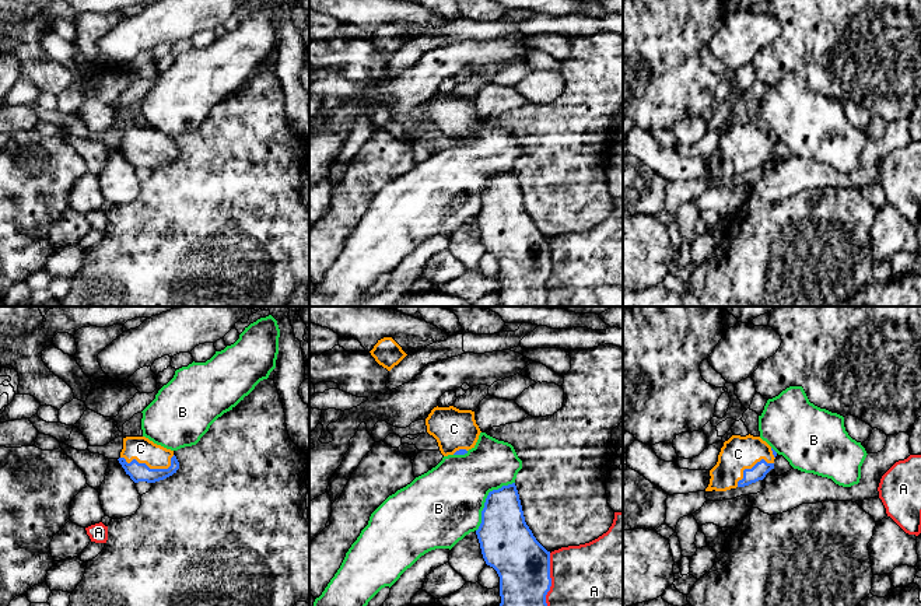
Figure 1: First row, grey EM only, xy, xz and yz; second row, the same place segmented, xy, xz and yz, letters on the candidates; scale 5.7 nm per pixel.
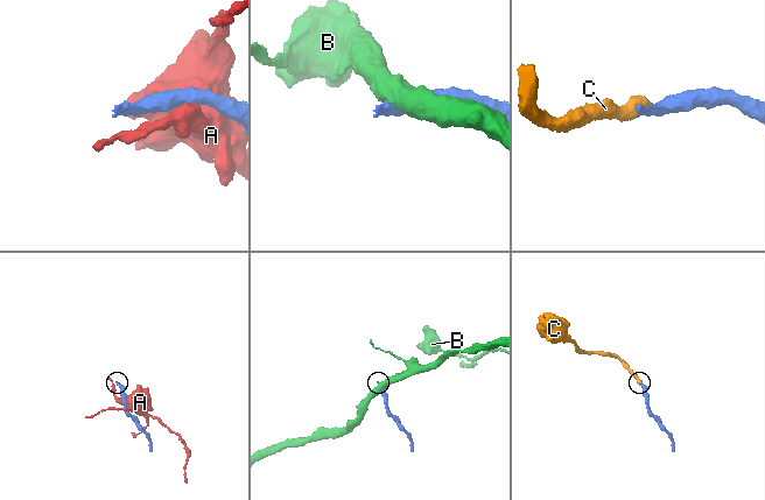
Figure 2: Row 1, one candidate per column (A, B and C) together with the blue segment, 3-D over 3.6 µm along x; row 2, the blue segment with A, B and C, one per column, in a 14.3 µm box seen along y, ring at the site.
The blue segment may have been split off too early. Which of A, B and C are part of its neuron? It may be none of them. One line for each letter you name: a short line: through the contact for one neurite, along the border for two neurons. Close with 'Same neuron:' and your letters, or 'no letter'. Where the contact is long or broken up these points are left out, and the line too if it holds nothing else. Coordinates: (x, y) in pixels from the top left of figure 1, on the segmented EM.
C: line xy (139, 472), (149, 468), (140, 456), (140, 448)
Same neuron: C

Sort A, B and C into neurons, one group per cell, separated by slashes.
A / B / C

